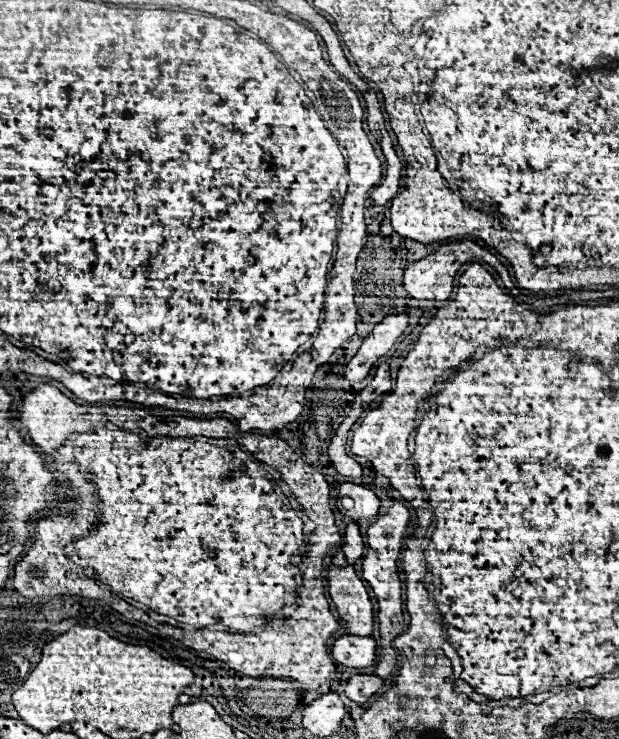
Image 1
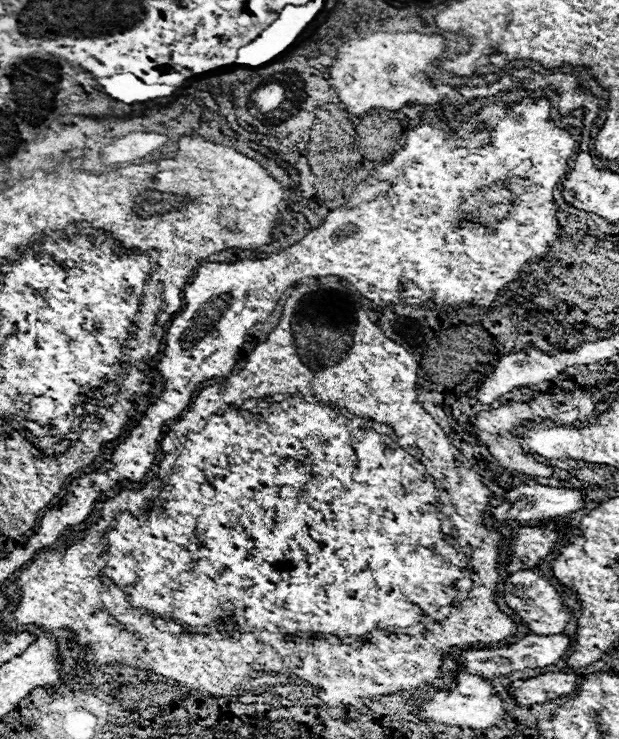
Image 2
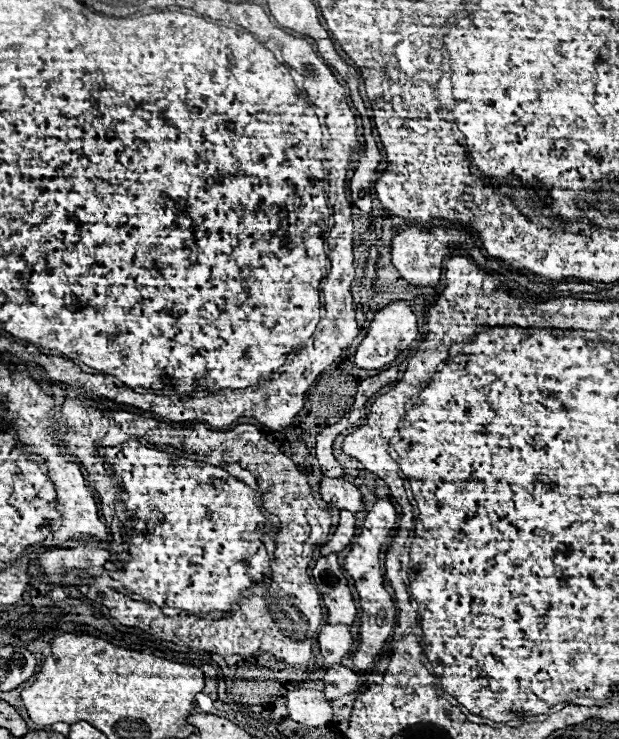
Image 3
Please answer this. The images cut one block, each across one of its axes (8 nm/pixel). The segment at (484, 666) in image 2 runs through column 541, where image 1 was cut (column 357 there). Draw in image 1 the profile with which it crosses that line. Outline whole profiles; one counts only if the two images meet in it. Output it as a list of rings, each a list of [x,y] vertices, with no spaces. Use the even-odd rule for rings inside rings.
[[[340,636],[332,644],[332,654],[338,664],[348,668],[368,668],[376,660],[376,640],[372,636]]]

